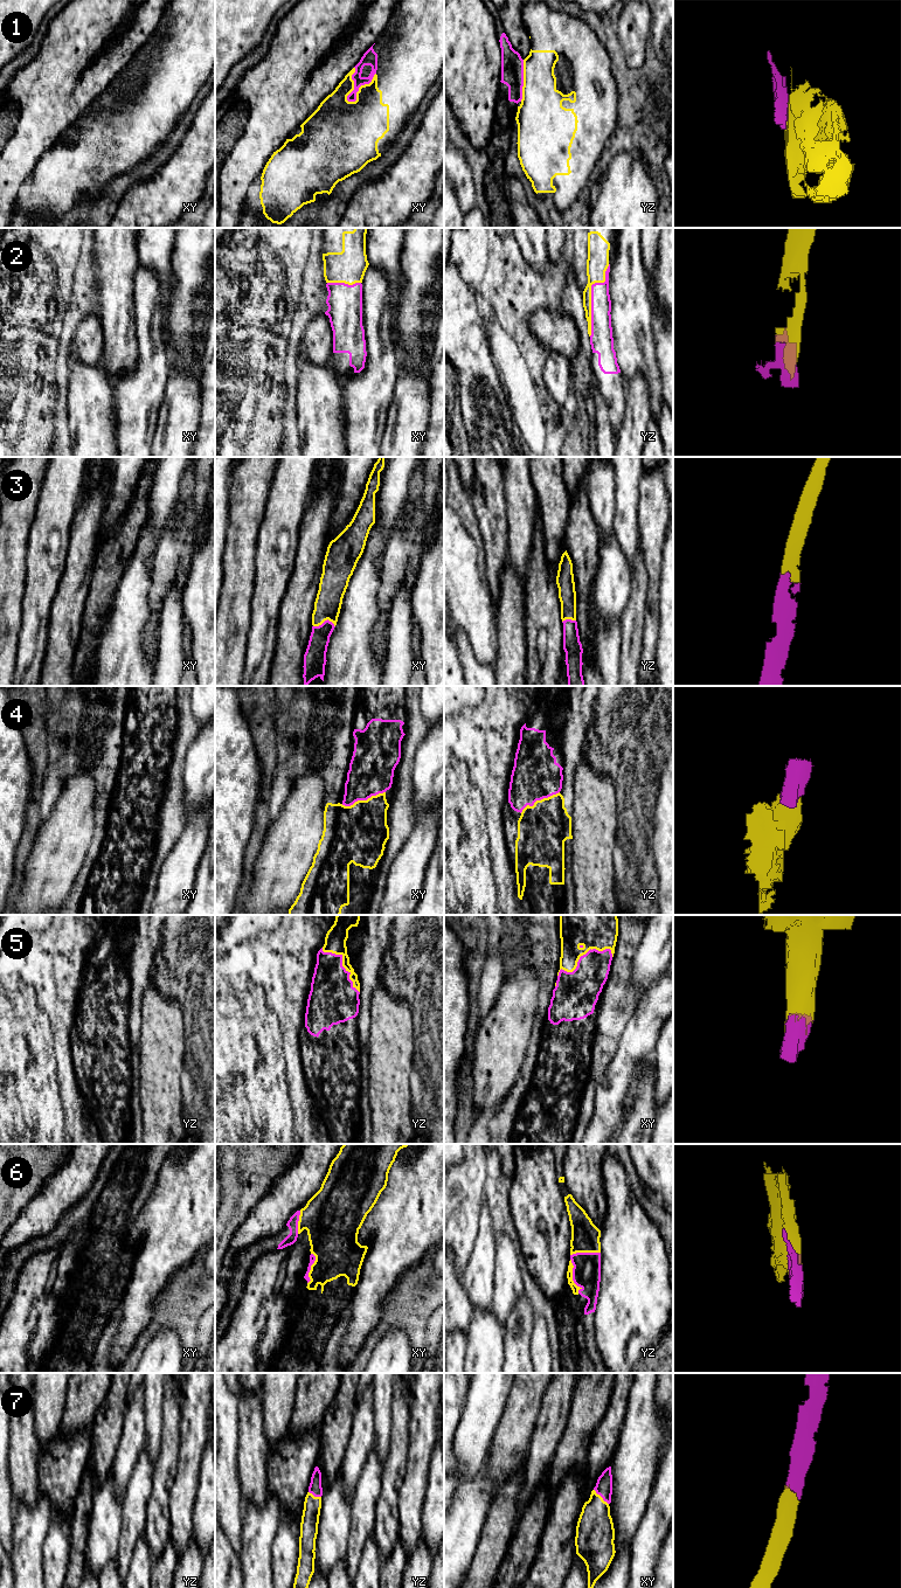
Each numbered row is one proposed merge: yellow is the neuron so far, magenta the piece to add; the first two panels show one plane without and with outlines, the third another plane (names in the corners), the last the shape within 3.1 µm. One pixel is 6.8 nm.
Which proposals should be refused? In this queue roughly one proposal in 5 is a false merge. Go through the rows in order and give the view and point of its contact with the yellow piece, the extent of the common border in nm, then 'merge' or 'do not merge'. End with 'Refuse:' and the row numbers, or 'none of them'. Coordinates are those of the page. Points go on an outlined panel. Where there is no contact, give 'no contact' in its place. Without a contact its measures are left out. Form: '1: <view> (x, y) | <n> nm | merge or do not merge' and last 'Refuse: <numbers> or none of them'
1: xy (359, 89) | 280 nm | do not merge
2: yz (590, 296) | 500 nm | merge
3: xy (324, 621) | 150 nm | merge
4: xy (362, 801) | 320 nm | merge
5: xy (580, 956) | 420 nm | merge
6: yz (572, 1276) | 240 nm | merge
7: xy (601, 1497) | 150 nm | merge
Refuse: 1

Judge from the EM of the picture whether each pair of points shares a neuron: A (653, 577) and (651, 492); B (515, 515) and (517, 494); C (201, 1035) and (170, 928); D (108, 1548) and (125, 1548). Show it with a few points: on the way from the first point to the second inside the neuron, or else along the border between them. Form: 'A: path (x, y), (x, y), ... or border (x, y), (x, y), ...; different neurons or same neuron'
A: path (653, 556), (652, 513); same neuron
B: path (517, 511), (517, 499); same neuron
C: path (201, 1009), (201, 959), (196, 955); same neuron
D: border (122, 1521), (120, 1544), (115, 1558); different neurons

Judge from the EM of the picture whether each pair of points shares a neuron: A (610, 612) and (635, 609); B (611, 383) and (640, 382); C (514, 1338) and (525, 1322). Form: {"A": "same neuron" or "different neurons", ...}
{"A": "different neurons", "B": "different neurons", "C": "same neuron"}

